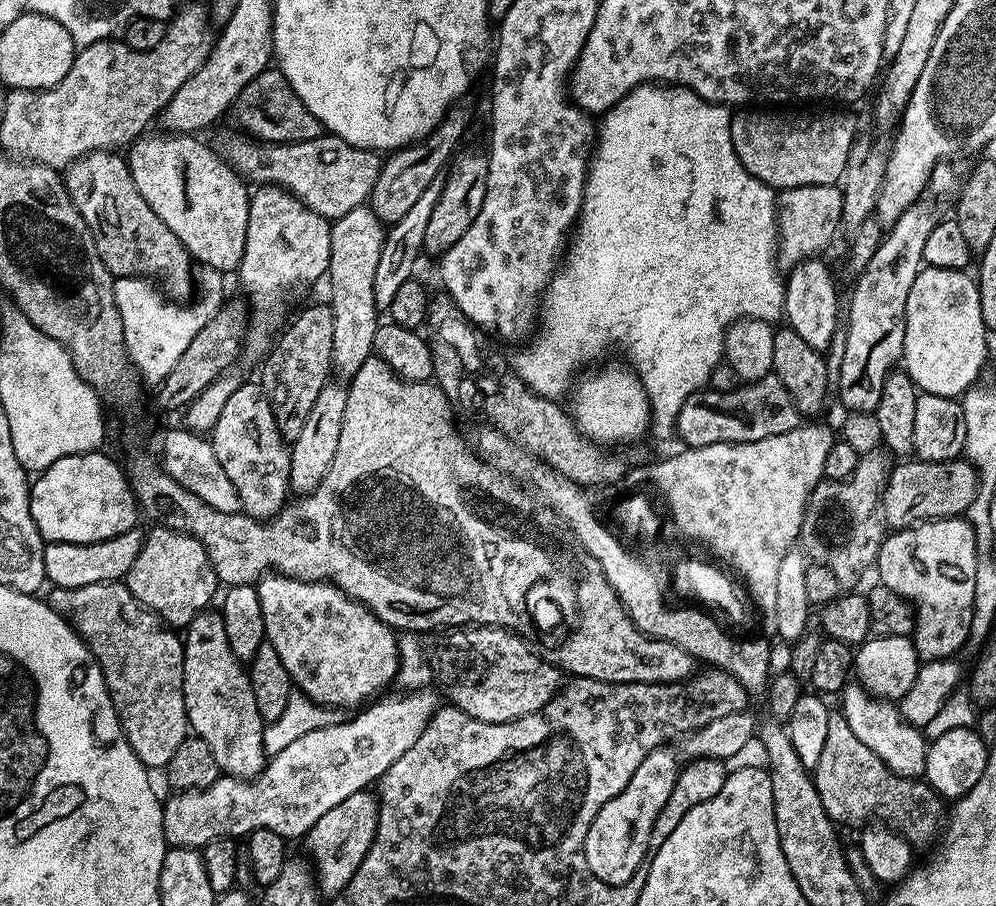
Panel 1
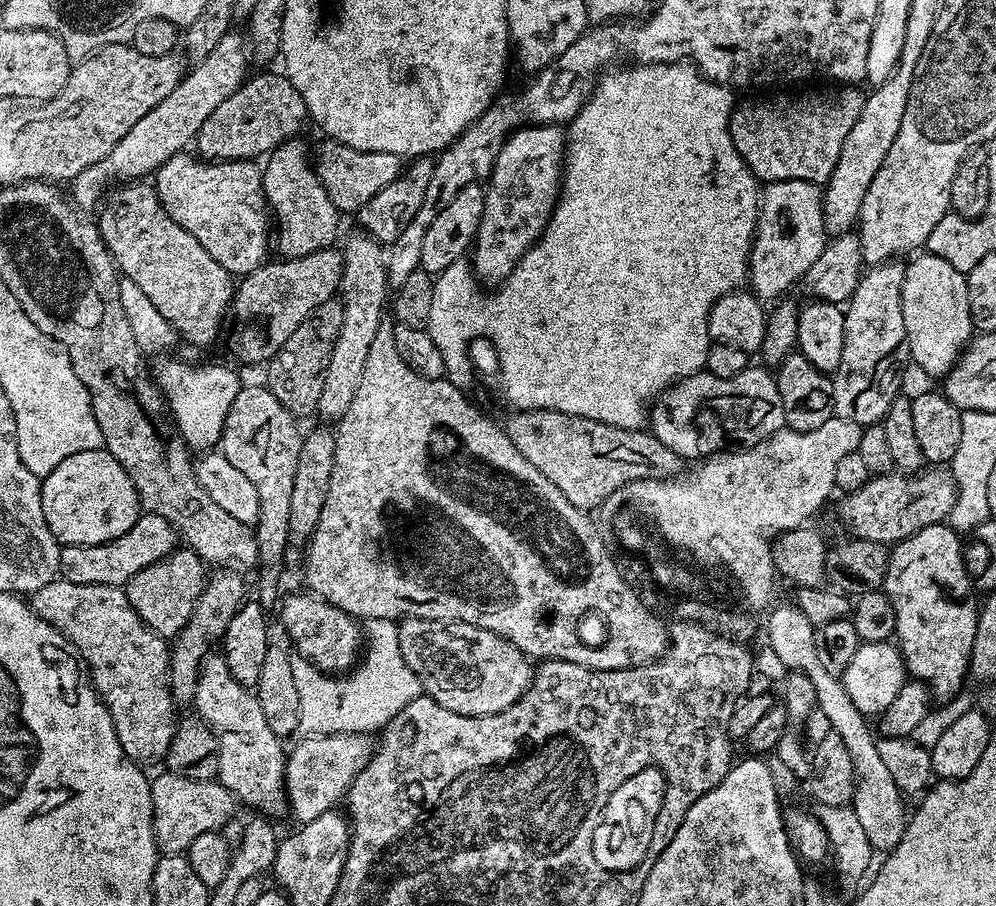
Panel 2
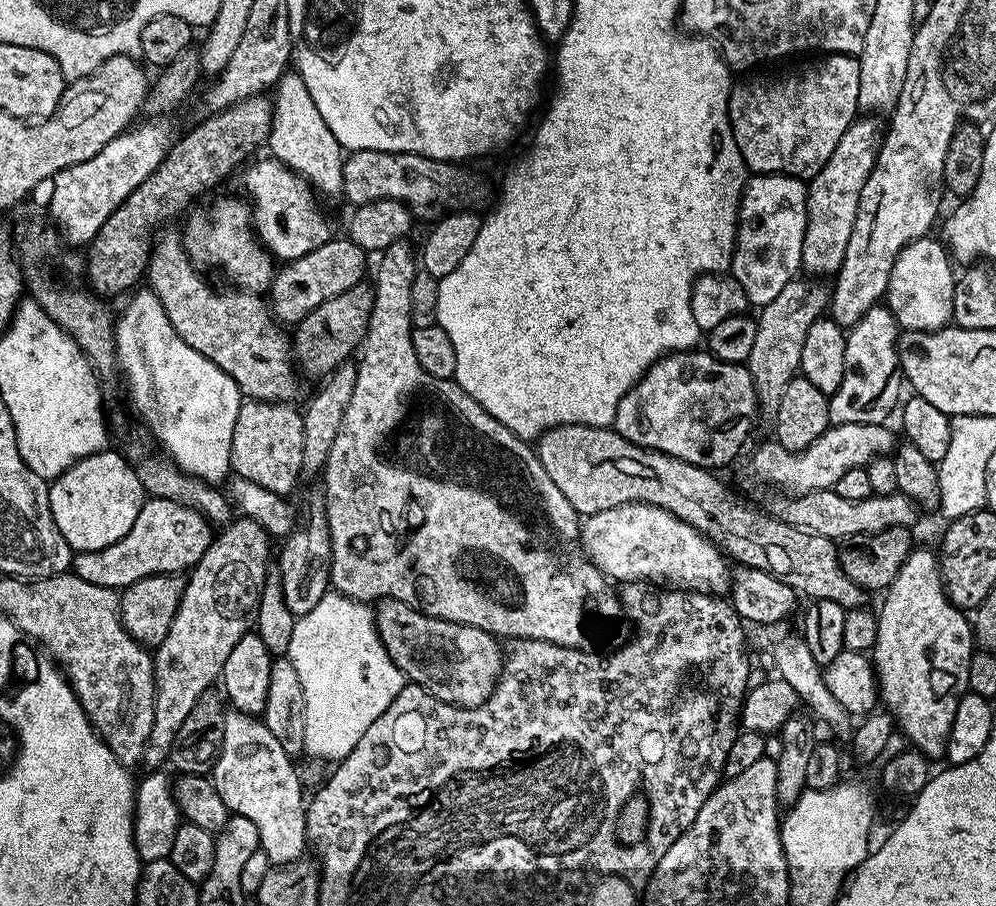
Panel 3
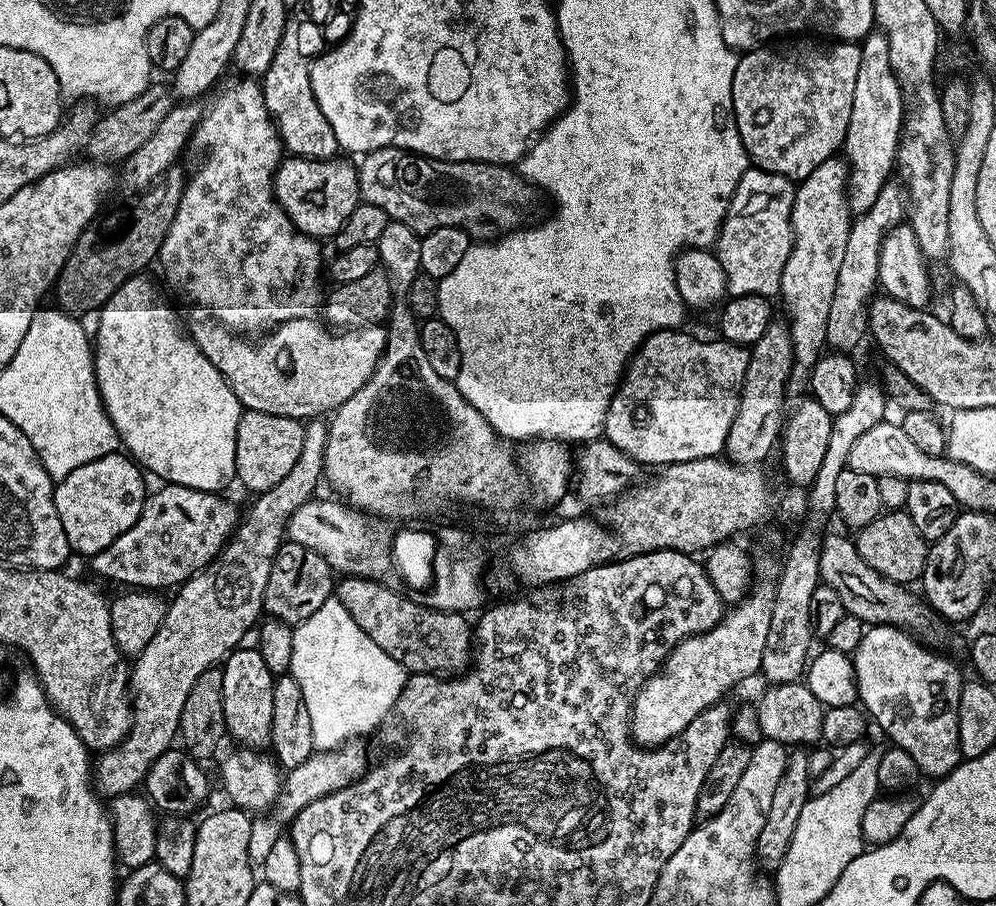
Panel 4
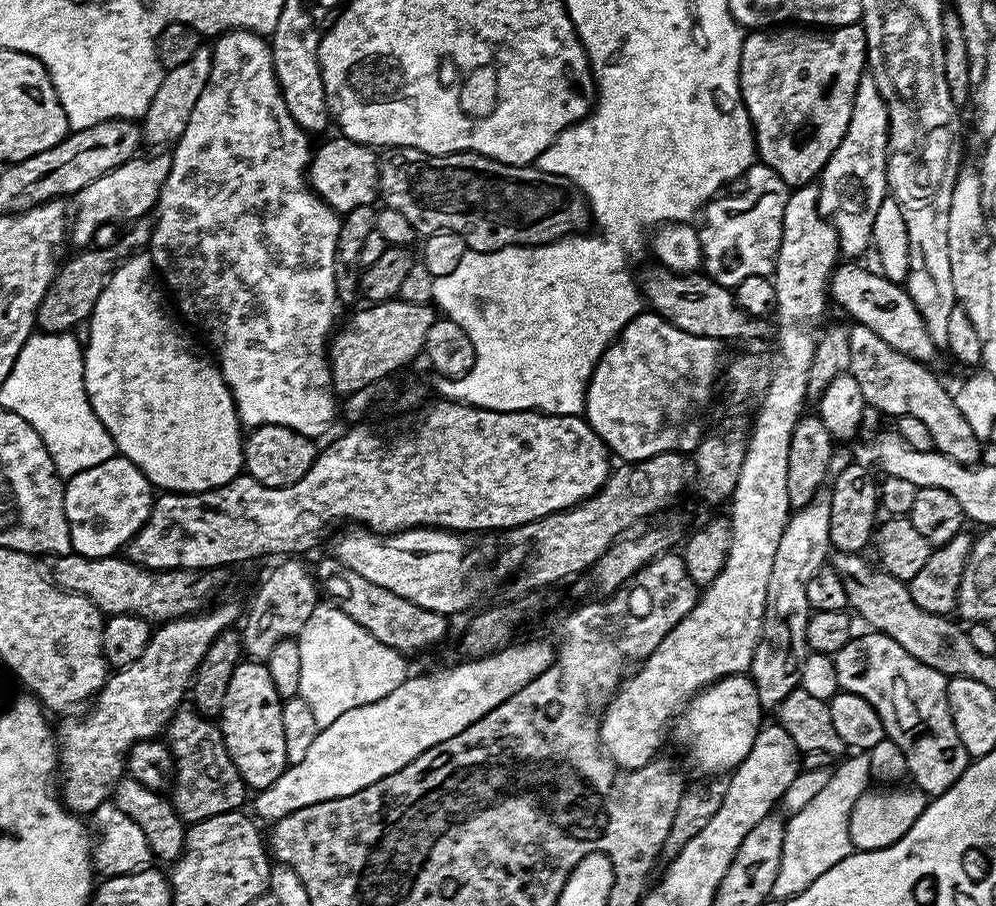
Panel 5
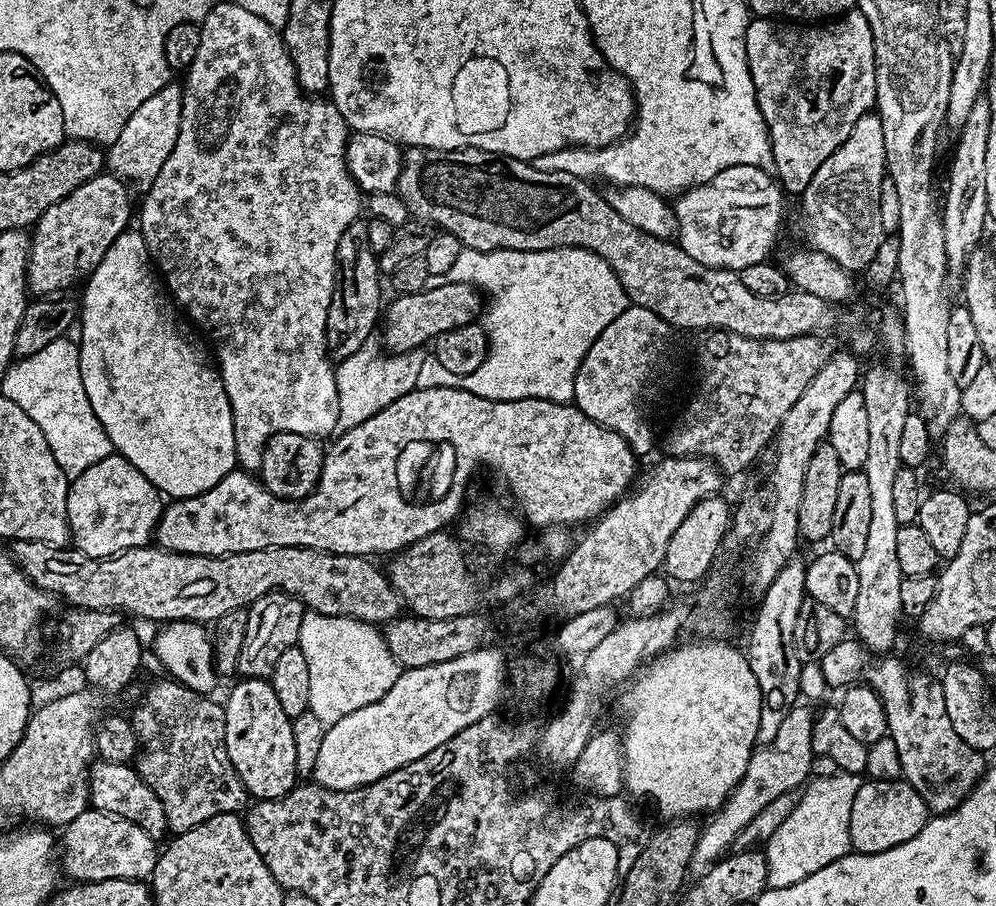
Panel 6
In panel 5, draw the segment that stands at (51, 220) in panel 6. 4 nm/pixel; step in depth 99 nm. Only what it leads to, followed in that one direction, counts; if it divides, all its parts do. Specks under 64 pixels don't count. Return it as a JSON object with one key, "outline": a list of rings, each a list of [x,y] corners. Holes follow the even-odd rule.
{"outline":[[[156,150],[153,156],[137,154],[132,159],[120,164],[110,174],[102,174],[95,182],[90,182],[81,192],[76,193],[74,203],[80,209],[75,209],[70,220],[70,240],[83,250],[93,243],[92,240],[99,234],[100,228],[107,224],[127,225],[133,220],[147,217],[160,201],[162,186],[170,174],[172,157],[167,151]]]}

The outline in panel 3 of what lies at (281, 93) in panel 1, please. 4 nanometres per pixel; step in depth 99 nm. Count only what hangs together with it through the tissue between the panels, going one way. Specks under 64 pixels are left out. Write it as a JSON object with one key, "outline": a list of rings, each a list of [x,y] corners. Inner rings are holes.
{"outline":[[[264,94],[246,98],[246,102],[238,102],[218,114],[203,117],[199,122],[201,124],[194,125],[185,136],[183,133],[173,143],[166,158],[158,166],[158,170],[154,170],[154,174],[150,174],[150,178],[146,178],[146,182],[142,182],[142,186],[138,186],[138,190],[130,193],[126,202],[122,206],[118,206],[118,210],[114,210],[114,214],[110,214],[110,218],[106,218],[102,230],[98,230],[92,243],[87,245],[86,280],[92,291],[101,297],[109,298],[108,296],[116,296],[119,292],[131,293],[139,285],[136,283],[139,280],[141,283],[145,279],[148,260],[152,256],[154,237],[161,227],[159,224],[163,220],[172,220],[175,216],[182,215],[181,217],[183,217],[193,207],[191,204],[195,196],[200,196],[203,192],[210,191],[215,184],[222,183],[236,167],[238,167],[237,169],[241,167],[242,160],[249,159],[247,156],[259,144],[260,147],[267,145],[272,125],[272,101]]]}

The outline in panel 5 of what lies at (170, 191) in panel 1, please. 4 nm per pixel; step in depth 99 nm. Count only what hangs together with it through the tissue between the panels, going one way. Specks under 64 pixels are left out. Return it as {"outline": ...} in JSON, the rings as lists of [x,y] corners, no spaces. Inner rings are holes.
{"outline":[[[339,134],[333,136],[333,140],[315,149],[312,163],[308,165],[308,183],[313,192],[341,214],[358,206],[375,205],[380,195],[381,157],[367,144],[359,144]]]}

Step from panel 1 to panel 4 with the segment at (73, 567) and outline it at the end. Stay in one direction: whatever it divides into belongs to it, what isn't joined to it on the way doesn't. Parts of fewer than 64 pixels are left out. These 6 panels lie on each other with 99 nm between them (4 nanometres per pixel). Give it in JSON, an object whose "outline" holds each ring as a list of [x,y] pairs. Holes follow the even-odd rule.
{"outline":[[[165,483],[156,493],[149,495],[144,501],[144,509],[140,512],[138,522],[126,530],[106,550],[95,552],[90,557],[92,568],[104,580],[113,580],[120,586],[131,586],[136,590],[165,590],[175,589],[185,580],[200,571],[201,568],[216,559],[224,545],[232,539],[232,534],[240,523],[242,516],[228,500],[223,500],[223,495],[215,492],[199,492],[193,488],[187,488],[181,484]]]}

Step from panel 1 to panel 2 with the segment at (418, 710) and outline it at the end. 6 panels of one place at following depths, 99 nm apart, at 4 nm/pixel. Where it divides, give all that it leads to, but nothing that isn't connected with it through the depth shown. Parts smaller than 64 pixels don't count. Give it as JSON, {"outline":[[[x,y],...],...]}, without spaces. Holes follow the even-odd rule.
{"outline":[[[347,732],[346,734],[330,734],[329,736],[309,736],[303,737],[304,741],[296,749],[289,751],[284,765],[284,786],[287,799],[292,800],[292,812],[297,816],[300,824],[310,822],[318,818],[318,814],[326,814],[337,807],[336,804],[345,799],[349,786],[354,782],[354,778],[368,764],[368,759],[372,757],[374,744],[367,735],[362,732]],[[161,771],[161,776],[152,776],[152,825],[157,849],[166,856],[187,853],[190,842],[203,832],[223,829],[224,823],[233,819],[238,801],[226,786],[216,780],[195,780],[182,774]]]}

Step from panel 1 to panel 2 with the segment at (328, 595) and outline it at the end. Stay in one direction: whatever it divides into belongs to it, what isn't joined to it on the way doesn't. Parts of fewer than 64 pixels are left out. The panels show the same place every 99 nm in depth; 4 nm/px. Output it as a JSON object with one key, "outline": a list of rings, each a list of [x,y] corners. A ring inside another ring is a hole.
{"outline":[[[303,591],[293,596],[285,595],[278,608],[289,638],[296,643],[295,651],[305,656],[321,672],[338,674],[351,669],[362,652],[362,628],[356,625],[359,624],[357,617],[338,606],[327,604],[322,597],[311,591]]]}

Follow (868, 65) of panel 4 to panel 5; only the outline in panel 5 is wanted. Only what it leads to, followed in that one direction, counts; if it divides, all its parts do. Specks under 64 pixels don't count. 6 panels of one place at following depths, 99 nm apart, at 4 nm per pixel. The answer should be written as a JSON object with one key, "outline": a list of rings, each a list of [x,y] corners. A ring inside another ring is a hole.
{"outline":[[[871,74],[859,80],[850,114],[850,126],[838,150],[826,162],[818,183],[818,210],[831,224],[840,243],[841,253],[848,258],[860,258],[871,249],[874,218],[888,191],[888,107]]]}

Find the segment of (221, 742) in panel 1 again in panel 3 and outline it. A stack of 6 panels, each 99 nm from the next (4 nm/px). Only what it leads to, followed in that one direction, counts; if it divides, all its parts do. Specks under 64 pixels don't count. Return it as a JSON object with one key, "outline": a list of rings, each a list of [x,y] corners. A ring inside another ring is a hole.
{"outline":[[[235,710],[225,711],[224,714],[224,737],[222,747],[216,759],[216,765],[212,767],[210,779],[213,786],[218,790],[218,798],[226,802],[229,813],[250,818],[254,826],[258,826],[260,835],[259,851],[266,854],[269,865],[279,866],[289,864],[301,859],[305,855],[304,848],[308,844],[308,831],[306,830],[306,791],[302,783],[301,773],[296,773],[293,757],[282,750],[282,742],[270,734],[263,719],[248,716],[245,712]]]}

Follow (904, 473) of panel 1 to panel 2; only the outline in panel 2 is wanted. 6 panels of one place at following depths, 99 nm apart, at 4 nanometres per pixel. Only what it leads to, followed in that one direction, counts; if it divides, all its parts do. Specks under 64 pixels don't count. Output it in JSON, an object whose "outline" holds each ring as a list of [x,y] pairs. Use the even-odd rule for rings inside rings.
{"outline":[[[928,466],[915,474],[872,476],[866,486],[847,493],[840,504],[840,520],[858,540],[895,546],[899,540],[947,521],[956,500],[957,487],[951,471],[944,466]]]}

